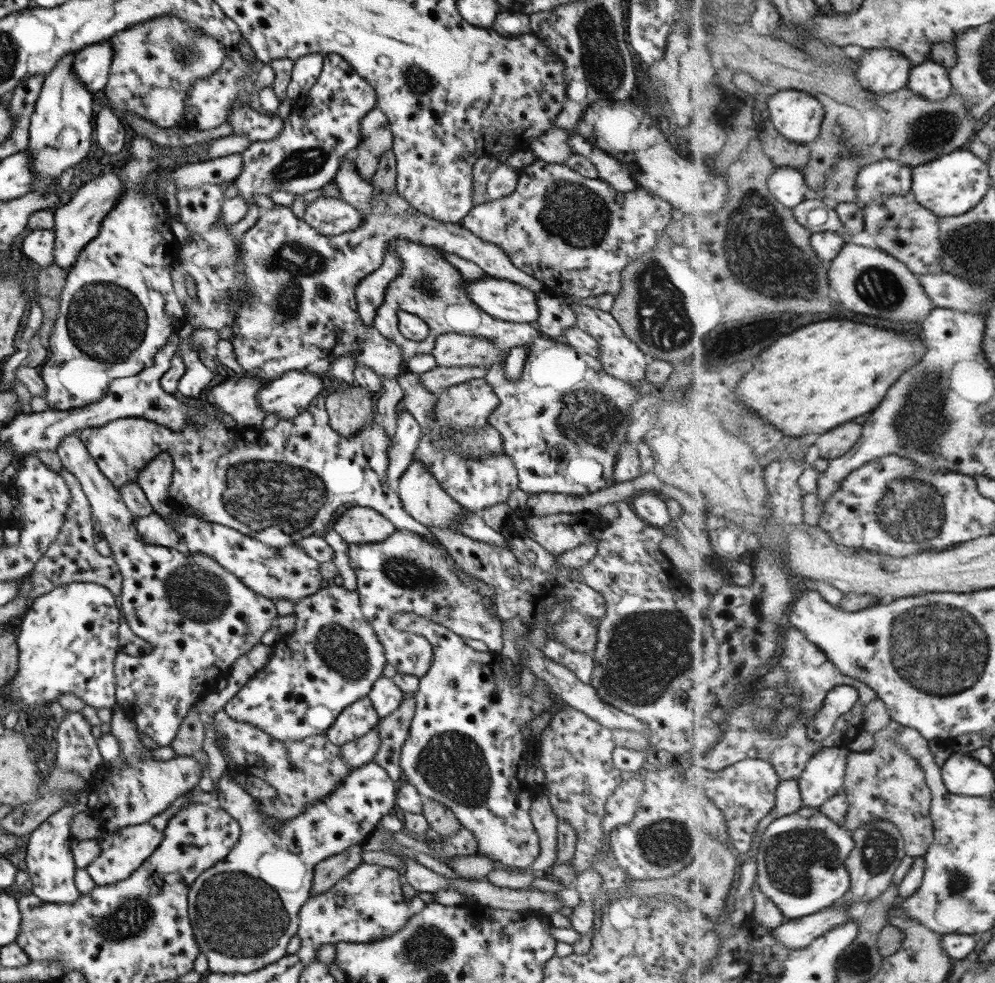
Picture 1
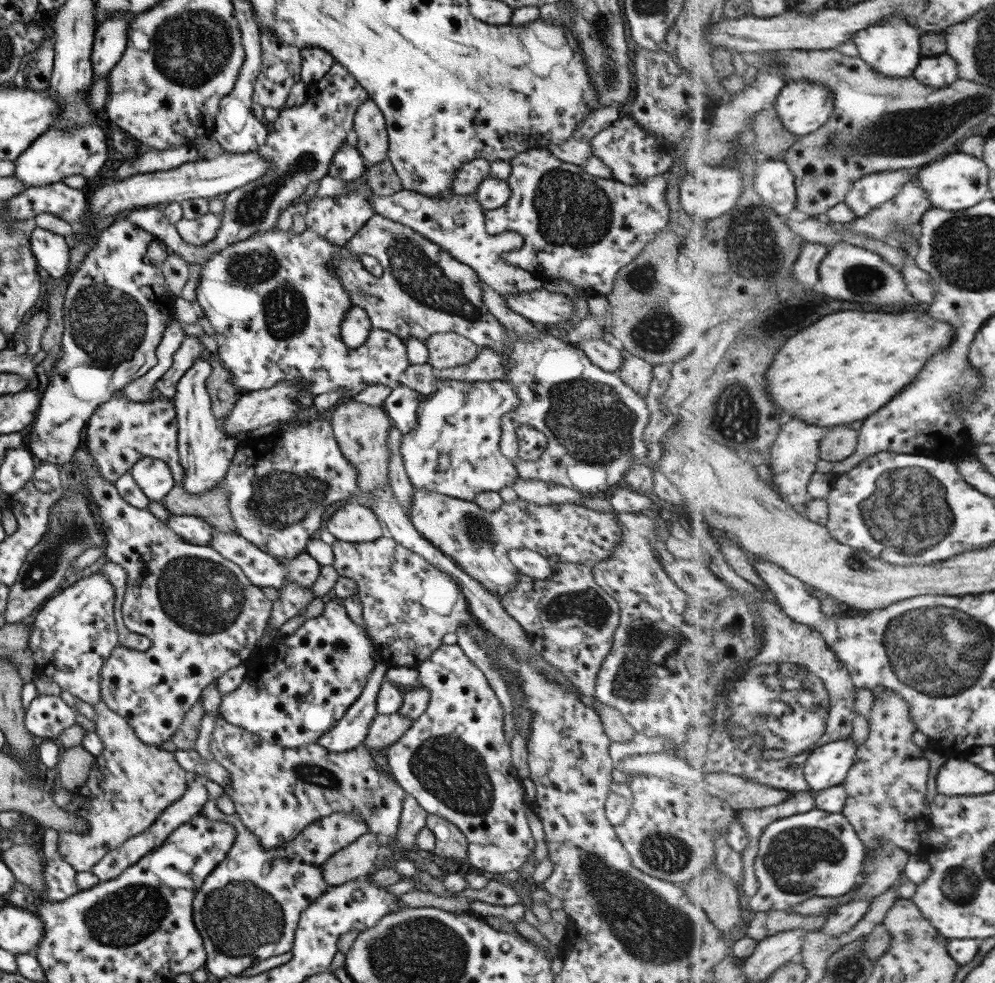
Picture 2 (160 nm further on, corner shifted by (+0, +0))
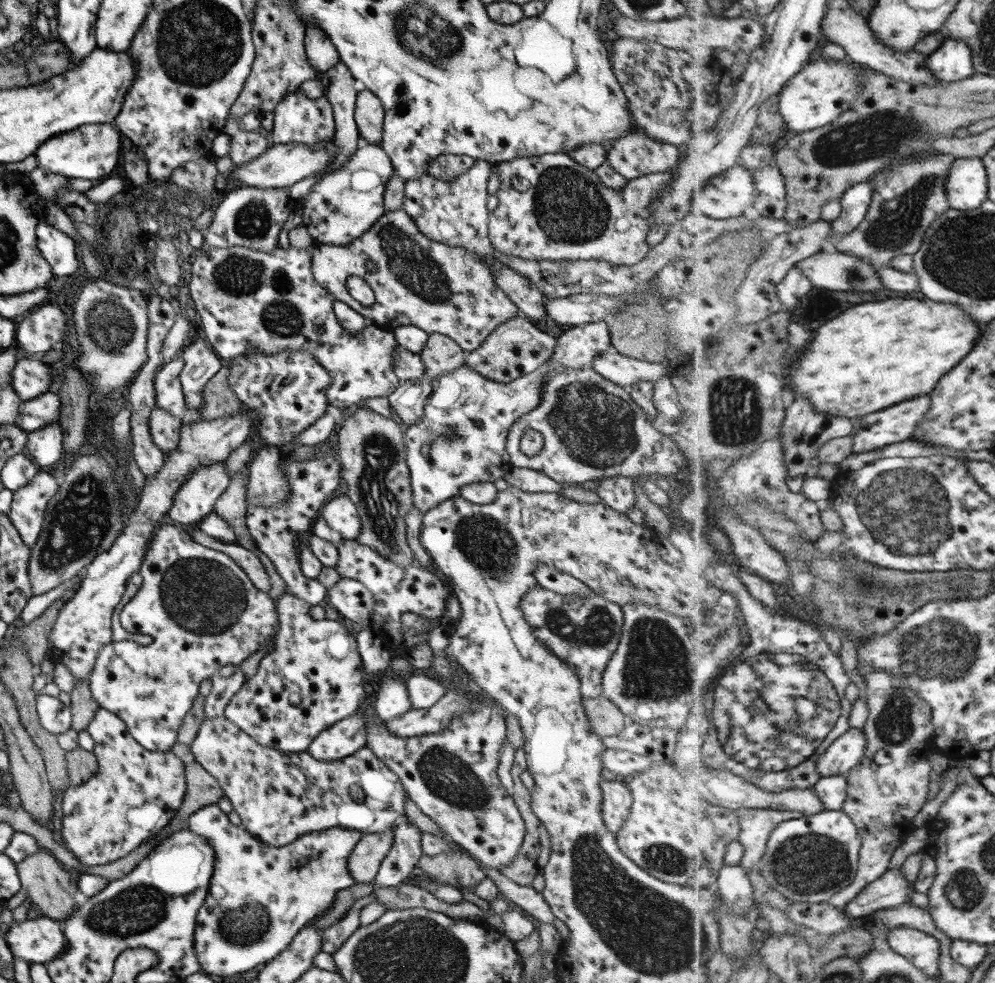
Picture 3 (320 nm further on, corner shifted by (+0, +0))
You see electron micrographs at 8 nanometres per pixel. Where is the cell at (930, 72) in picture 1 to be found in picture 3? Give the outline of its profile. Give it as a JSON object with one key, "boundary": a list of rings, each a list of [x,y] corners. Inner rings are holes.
{"boundary":[[[947,36],[945,42],[930,56],[929,66],[941,82],[957,82],[976,73],[972,48],[967,42]]]}

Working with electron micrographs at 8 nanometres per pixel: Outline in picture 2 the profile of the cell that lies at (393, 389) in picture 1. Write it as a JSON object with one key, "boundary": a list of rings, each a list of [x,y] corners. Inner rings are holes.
{"boundary":[[[390,426],[388,430],[387,444],[389,449],[389,464],[388,470],[388,484],[391,491],[393,491],[393,497],[398,502],[400,508],[404,512],[410,511],[410,506],[413,497],[413,487],[407,478],[404,466],[402,465],[401,455],[399,452],[399,443],[401,438],[401,432],[394,426]]]}

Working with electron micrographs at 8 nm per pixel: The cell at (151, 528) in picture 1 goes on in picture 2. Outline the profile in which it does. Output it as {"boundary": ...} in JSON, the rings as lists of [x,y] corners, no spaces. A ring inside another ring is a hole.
{"boundary":[[[171,514],[169,519],[164,522],[170,531],[178,534],[189,544],[207,546],[210,544],[214,528],[198,516],[177,516]]]}

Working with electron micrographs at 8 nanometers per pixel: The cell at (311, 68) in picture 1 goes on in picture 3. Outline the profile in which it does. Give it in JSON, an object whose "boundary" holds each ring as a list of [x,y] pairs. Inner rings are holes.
{"boundary":[[[313,25],[305,29],[304,47],[309,64],[318,72],[325,73],[338,61],[338,52],[329,42],[325,32]]]}

